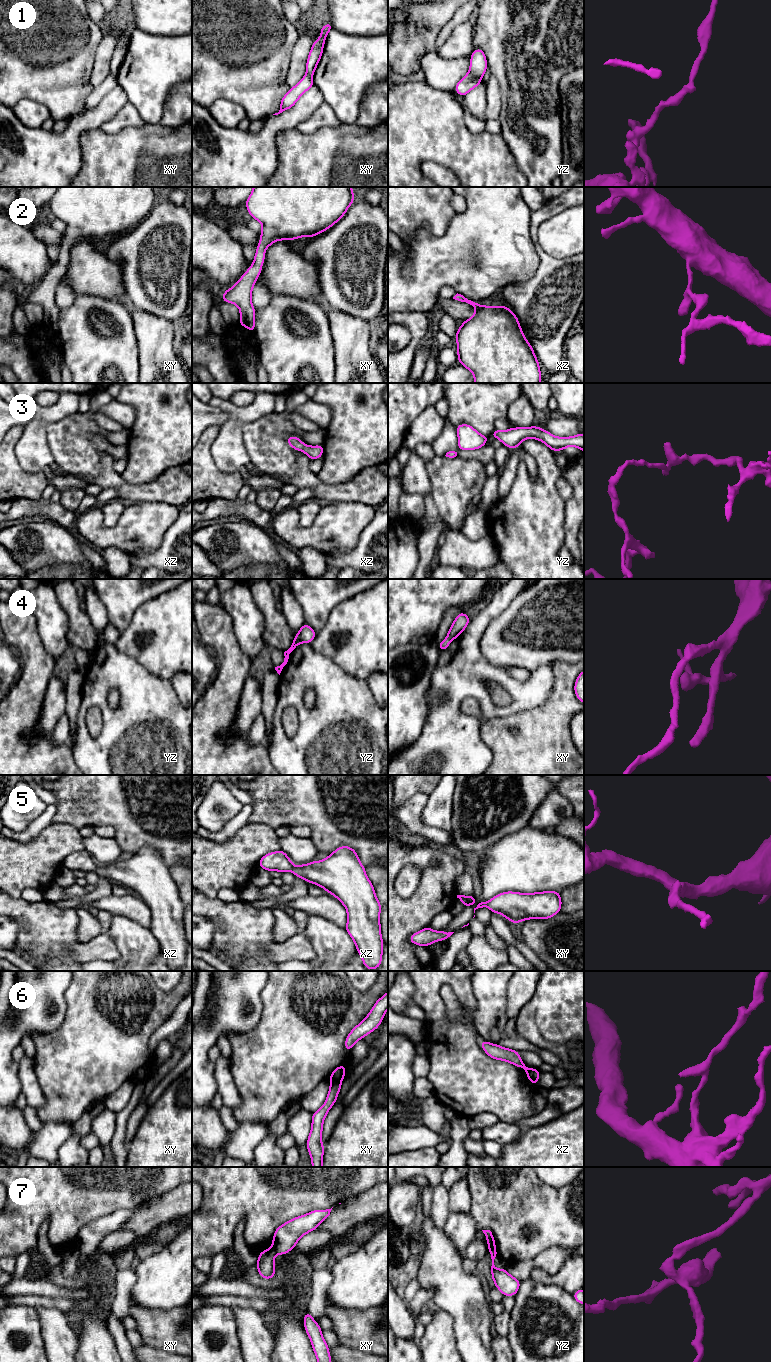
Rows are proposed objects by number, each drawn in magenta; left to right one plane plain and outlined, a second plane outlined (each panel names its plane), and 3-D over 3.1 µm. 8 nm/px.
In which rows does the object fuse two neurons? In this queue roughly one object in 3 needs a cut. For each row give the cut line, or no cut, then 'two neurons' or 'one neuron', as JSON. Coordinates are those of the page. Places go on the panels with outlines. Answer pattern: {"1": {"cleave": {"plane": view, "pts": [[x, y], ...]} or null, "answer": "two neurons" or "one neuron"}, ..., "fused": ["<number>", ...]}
{"1": {"cleave": {"plane": "yz", "pts": [[469, 71], [480, 78]]}, "answer": "two neurons"}, "2": {"cleave": null, "answer": "one neuron"}, "3": {"cleave": null, "answer": "one neuron"}, "4": {"cleave": null, "answer": "one neuron"}, "5": {"cleave": null, "answer": "one neuron"}, "6": {"cleave": {"plane": "xy", "pts": [[342, 1077], [330, 1081]]}, "answer": "two neurons"}, "7": {"cleave": {"plane": "xy", "pts": [[271, 1247], [276, 1253]]}, "answer": "two neurons"}, "fused": ["1", "6", "7"]}

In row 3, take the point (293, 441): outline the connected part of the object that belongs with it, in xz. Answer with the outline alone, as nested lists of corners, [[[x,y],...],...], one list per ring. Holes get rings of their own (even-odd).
[[[289,436],[286,441],[294,450],[303,451],[310,460],[323,457],[323,444],[318,446],[309,446],[304,444],[297,436]]]

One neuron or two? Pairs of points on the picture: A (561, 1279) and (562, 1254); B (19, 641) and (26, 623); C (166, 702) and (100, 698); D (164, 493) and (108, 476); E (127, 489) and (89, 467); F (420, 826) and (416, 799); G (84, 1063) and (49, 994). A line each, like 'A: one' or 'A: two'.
A: two
B: one
C: one
D: one
E: two
F: one
G: two

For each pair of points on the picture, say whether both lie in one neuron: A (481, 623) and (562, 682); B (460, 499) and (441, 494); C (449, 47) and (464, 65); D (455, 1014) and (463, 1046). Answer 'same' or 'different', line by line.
A: different
B: same
C: different
D: different

